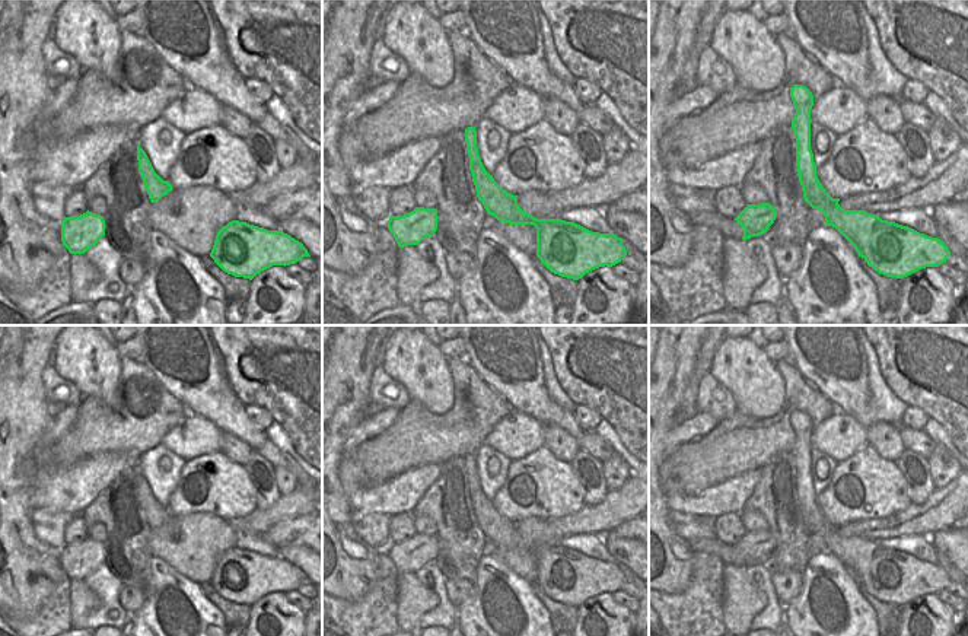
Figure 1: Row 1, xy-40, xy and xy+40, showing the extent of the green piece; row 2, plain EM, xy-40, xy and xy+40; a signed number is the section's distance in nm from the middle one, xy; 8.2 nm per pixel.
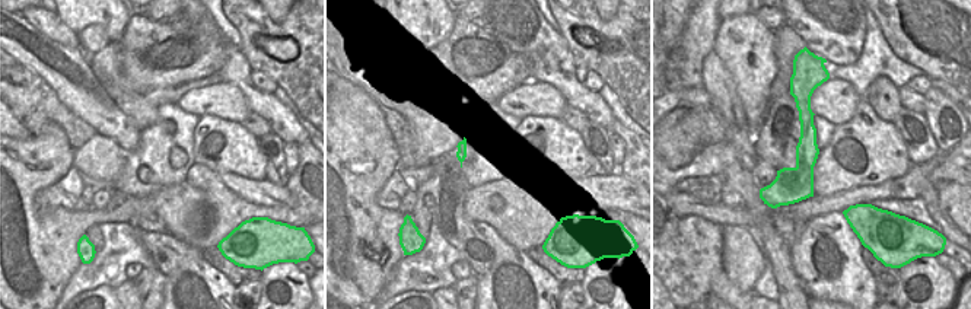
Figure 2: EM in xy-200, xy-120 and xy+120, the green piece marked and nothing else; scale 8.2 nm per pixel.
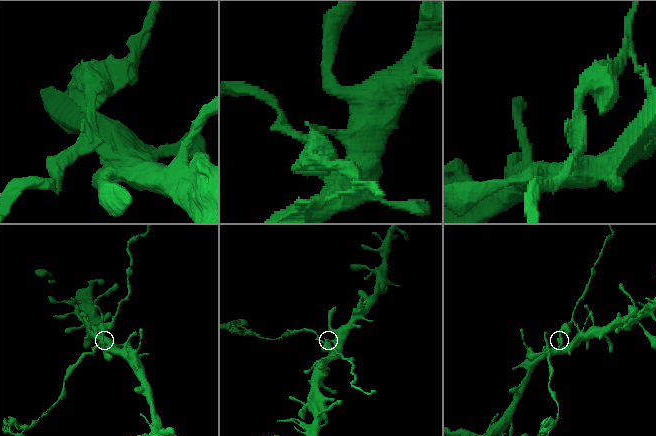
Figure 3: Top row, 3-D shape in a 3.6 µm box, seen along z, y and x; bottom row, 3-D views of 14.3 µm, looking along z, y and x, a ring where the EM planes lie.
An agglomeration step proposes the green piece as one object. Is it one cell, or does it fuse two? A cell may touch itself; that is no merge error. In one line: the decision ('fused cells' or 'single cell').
fused cells

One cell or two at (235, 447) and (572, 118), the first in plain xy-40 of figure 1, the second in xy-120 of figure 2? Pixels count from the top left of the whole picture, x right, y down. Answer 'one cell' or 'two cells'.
one cell

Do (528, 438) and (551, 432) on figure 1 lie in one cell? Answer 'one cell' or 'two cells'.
two cells

